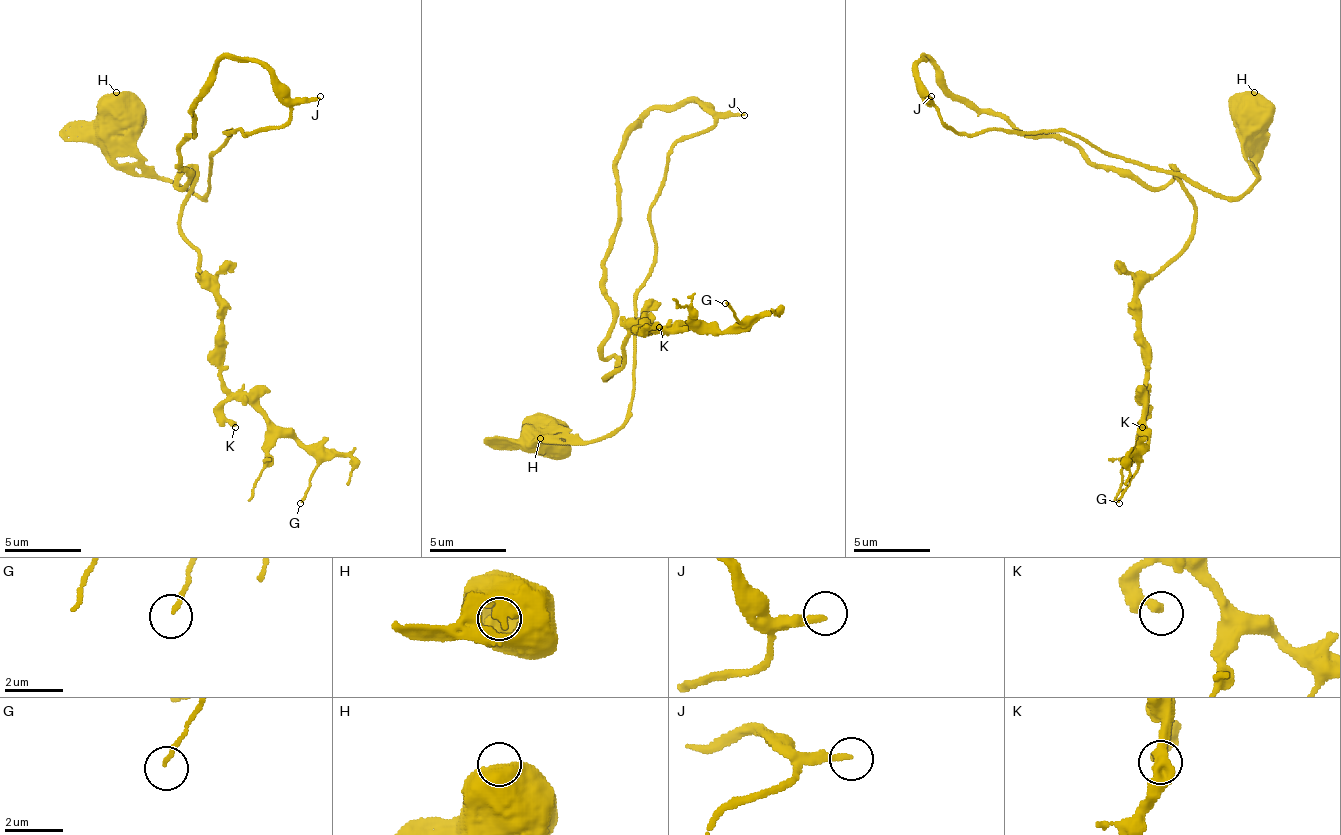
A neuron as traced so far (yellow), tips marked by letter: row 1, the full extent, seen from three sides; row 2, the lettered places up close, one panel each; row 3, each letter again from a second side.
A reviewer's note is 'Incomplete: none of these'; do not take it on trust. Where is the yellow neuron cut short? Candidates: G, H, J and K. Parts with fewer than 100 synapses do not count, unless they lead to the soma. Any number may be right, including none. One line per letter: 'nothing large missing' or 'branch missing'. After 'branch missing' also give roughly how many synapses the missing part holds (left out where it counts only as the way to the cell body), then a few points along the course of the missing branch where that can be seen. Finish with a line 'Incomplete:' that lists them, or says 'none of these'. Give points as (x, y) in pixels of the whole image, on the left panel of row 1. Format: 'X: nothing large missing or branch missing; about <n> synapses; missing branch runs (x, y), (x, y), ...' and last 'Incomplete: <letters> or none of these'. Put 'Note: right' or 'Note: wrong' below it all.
G: nothing large missing
H: nothing large missing
J: branch missing; about 170 synapses
K: nothing large missing
Incomplete: J
Note: wrong

